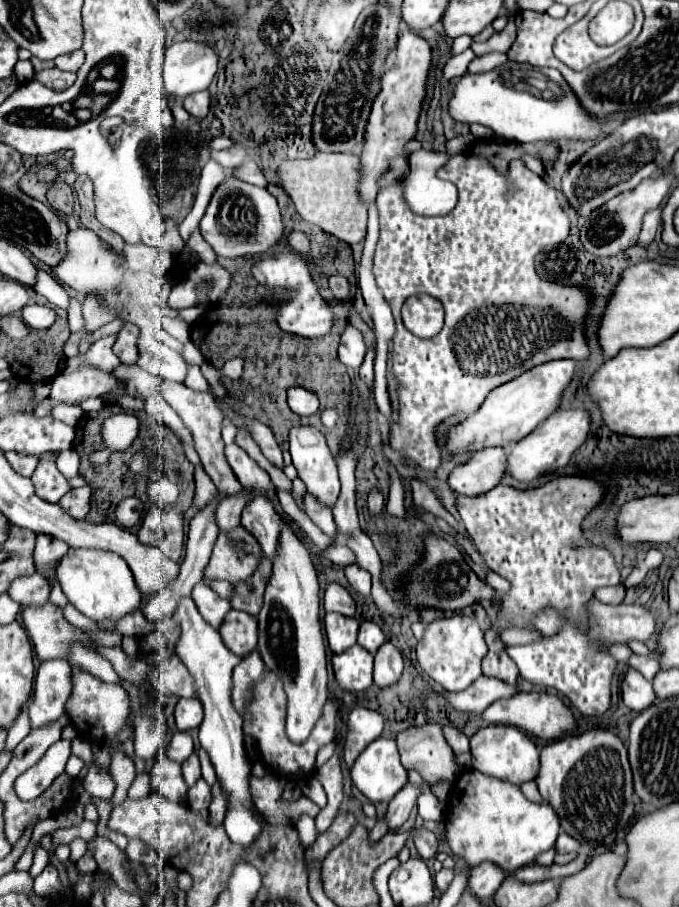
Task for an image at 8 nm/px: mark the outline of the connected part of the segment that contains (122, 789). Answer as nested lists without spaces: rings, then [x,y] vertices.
[[[115,750],[113,760],[111,760],[111,774],[113,774],[113,780],[117,784],[117,790],[115,790],[111,800],[117,806],[125,800],[127,790],[135,778],[135,762],[123,750]]]

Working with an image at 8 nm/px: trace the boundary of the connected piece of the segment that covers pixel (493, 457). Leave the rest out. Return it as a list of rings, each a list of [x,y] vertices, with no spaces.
[[[485,448],[471,454],[471,458],[455,466],[447,476],[447,484],[453,492],[463,496],[479,496],[499,484],[505,470],[505,450]]]

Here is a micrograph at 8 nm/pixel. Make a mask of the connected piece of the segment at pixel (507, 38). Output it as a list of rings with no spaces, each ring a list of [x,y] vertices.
[[[505,8],[505,16],[507,16],[507,26],[501,30],[501,32],[495,32],[487,42],[481,42],[481,44],[471,44],[471,50],[479,56],[479,54],[487,54],[487,52],[507,52],[507,48],[511,46],[511,42],[515,40],[517,36],[517,30],[515,30],[515,16],[513,12],[509,12]]]

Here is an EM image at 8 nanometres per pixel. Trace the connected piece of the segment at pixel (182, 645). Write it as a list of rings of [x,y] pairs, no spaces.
[[[181,598],[177,604],[175,620],[179,624],[179,640],[175,642],[175,654],[177,658],[185,664],[189,670],[193,682],[195,682],[195,692],[197,700],[203,704],[203,722],[199,726],[199,742],[211,756],[211,762],[217,770],[217,778],[223,784],[223,788],[229,792],[229,802],[227,802],[227,816],[225,816],[225,830],[229,838],[235,844],[249,846],[261,832],[261,824],[251,812],[253,800],[249,796],[249,776],[251,776],[251,766],[245,756],[243,748],[243,718],[235,710],[233,700],[231,700],[231,688],[233,688],[233,668],[239,664],[239,656],[233,654],[221,640],[219,632],[203,620],[199,614],[197,606],[193,604],[191,598]]]

